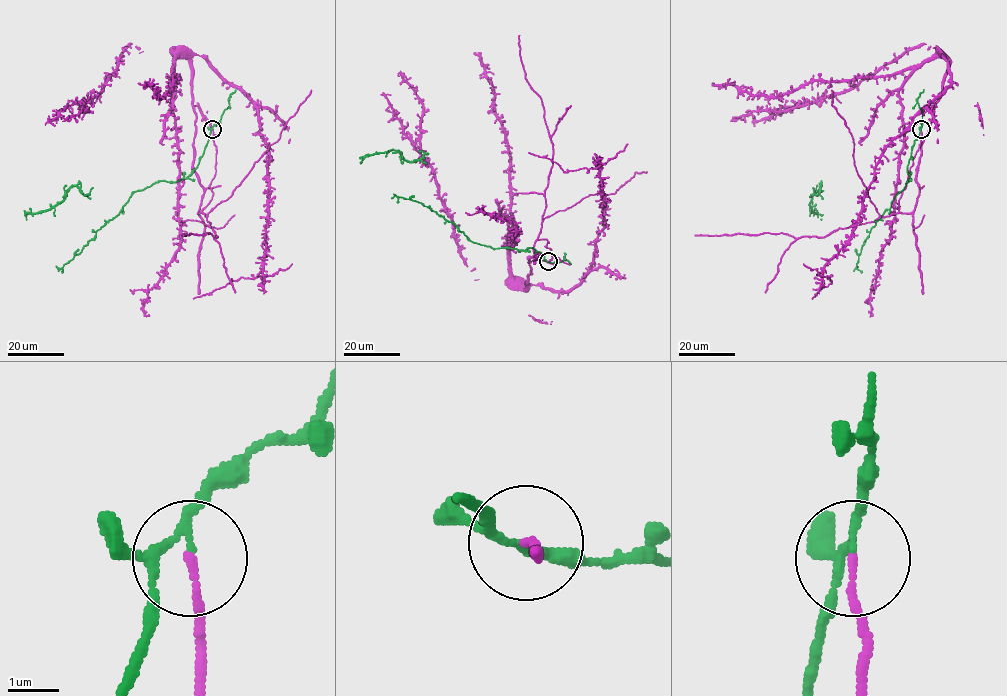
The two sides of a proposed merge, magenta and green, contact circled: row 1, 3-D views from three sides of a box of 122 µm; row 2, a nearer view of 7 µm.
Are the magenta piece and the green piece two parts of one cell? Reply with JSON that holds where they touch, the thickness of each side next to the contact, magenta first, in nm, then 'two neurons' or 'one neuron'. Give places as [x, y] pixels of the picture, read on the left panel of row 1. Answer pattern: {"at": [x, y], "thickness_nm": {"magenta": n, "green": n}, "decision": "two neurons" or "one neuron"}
{"at": [212, 129], "thickness_nm": {"magenta": 140, "green": 130}, "decision": "two neurons"}

